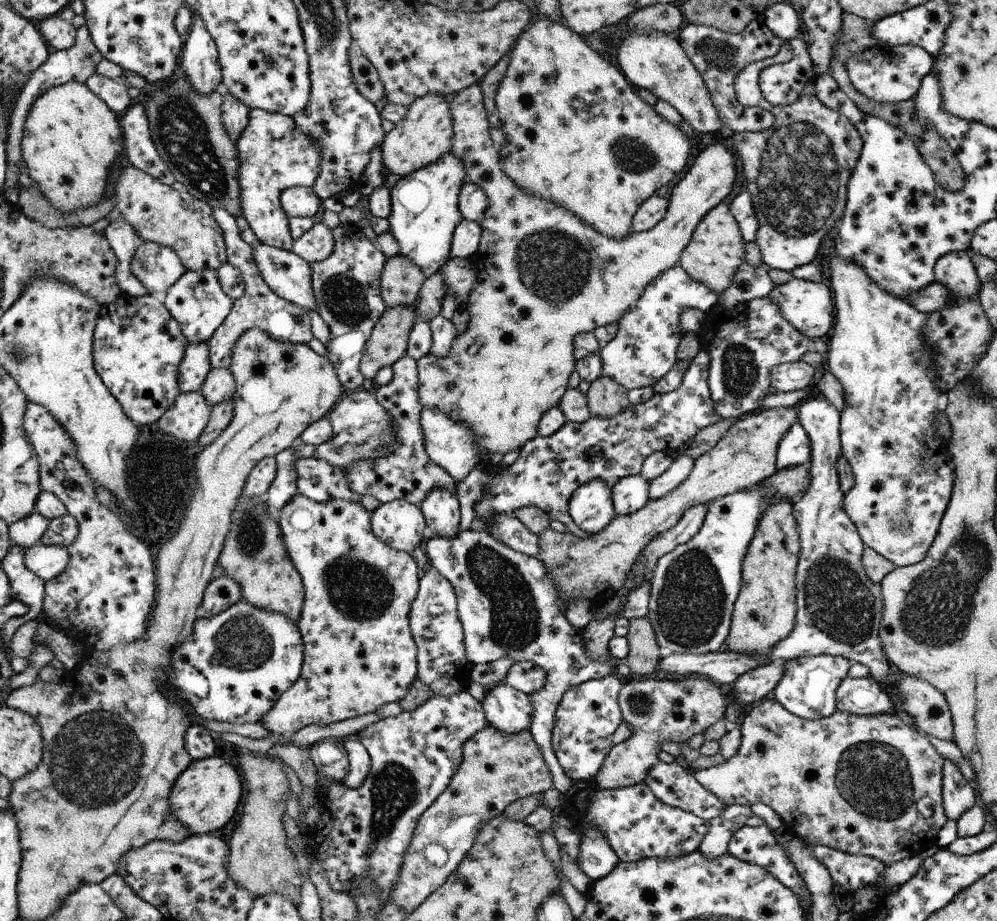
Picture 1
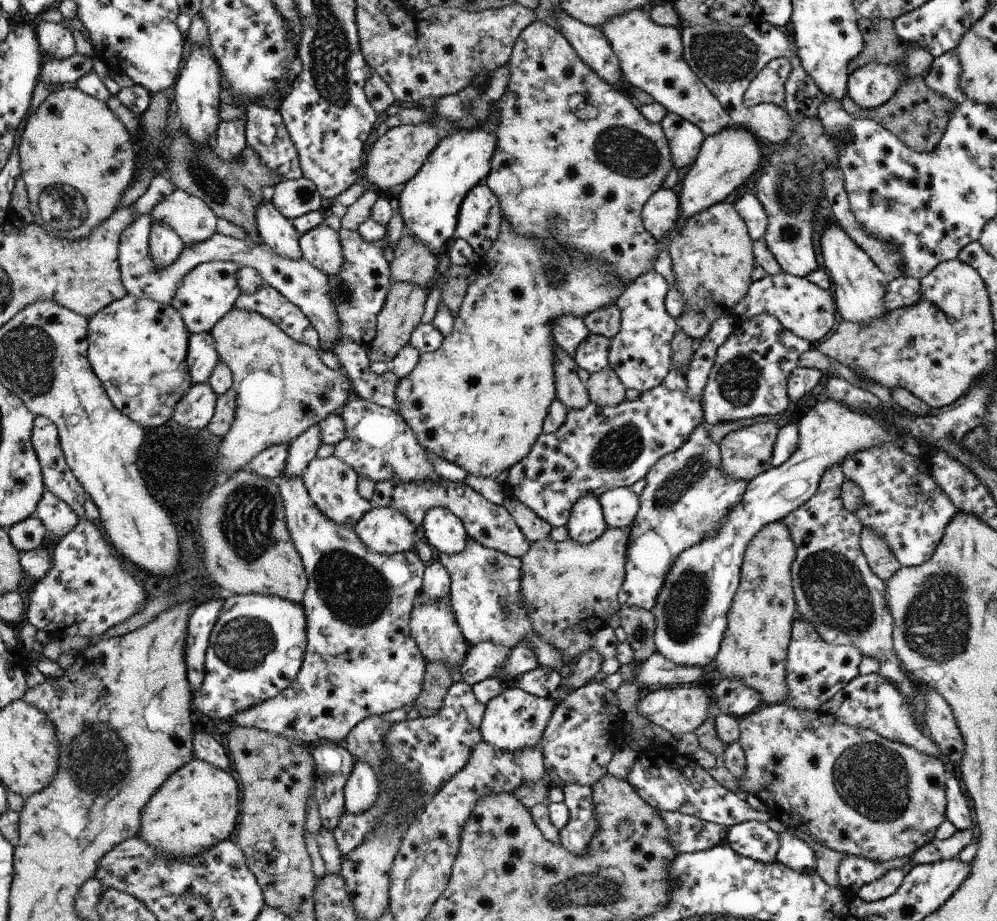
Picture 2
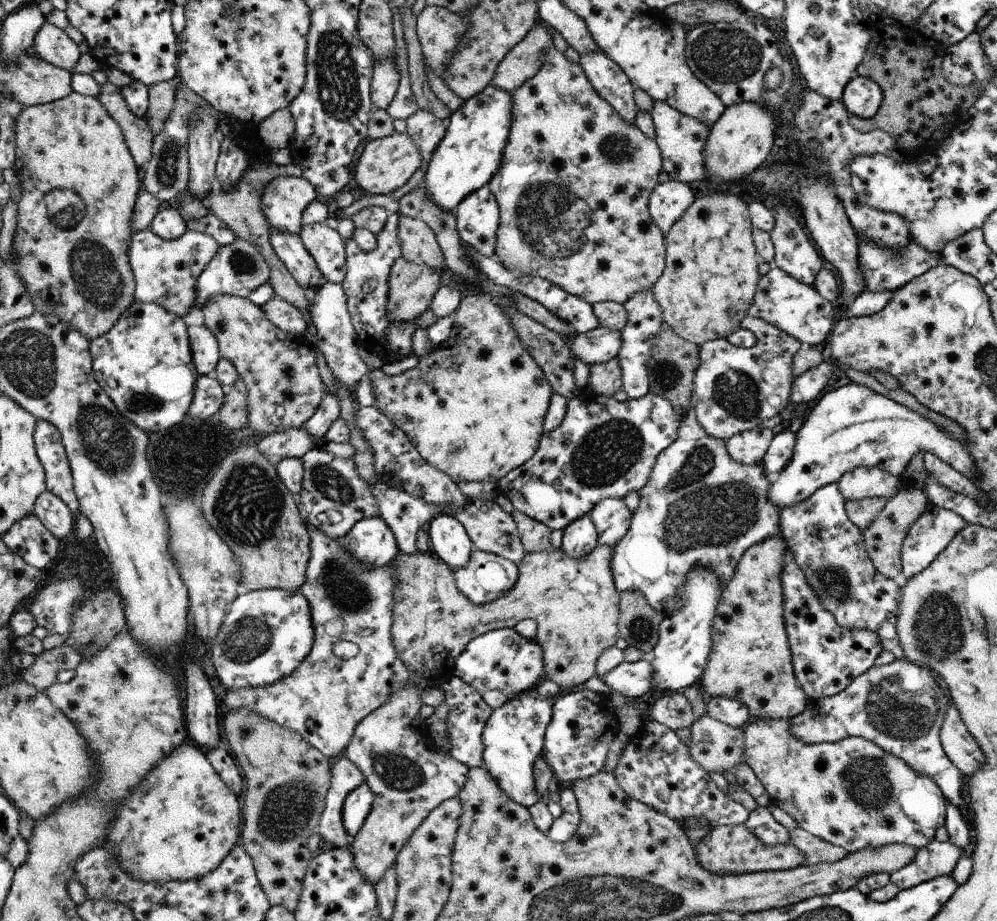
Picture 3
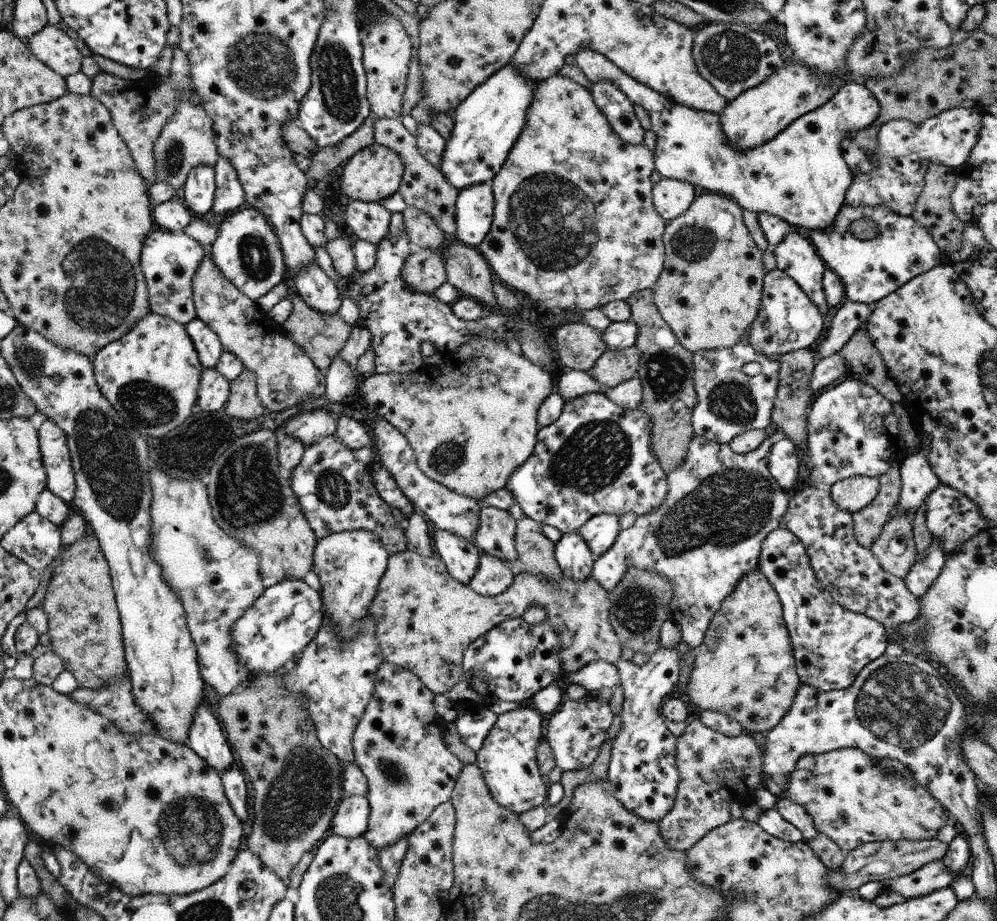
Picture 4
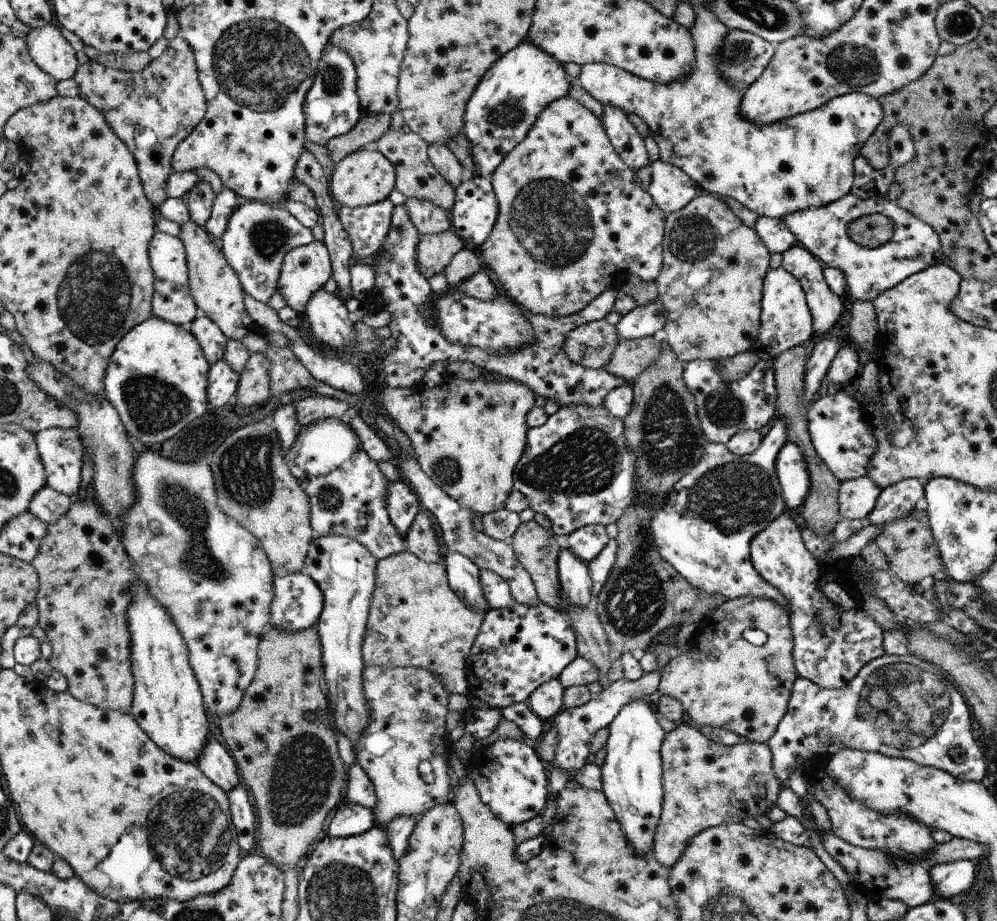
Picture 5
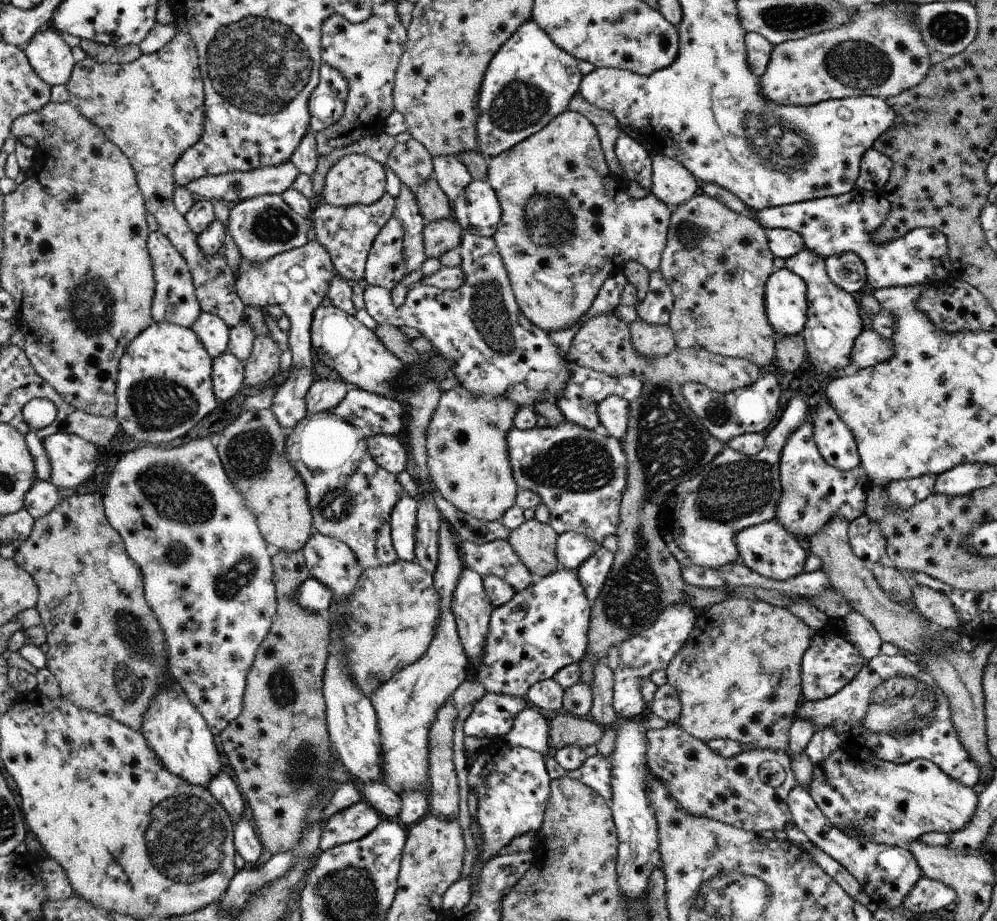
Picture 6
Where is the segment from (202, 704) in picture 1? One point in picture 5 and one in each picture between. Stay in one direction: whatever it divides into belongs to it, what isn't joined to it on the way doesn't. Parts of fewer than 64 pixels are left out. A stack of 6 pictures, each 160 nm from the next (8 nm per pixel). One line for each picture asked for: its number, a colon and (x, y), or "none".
2: (258, 644)
3: (267, 634)
4: (273, 632)
5: (298, 604)

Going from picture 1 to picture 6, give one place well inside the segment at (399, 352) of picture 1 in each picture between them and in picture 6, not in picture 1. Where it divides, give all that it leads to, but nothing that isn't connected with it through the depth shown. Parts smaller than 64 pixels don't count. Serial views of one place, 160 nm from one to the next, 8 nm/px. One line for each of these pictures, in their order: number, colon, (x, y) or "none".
2: (406, 303)
3: (413, 286)
4: (425, 270)
5: (435, 252)
6: (440, 236)

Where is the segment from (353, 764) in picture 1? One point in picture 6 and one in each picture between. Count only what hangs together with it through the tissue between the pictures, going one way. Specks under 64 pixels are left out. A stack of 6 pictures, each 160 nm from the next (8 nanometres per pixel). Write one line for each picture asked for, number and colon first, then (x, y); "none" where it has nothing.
2: (363, 787)
3: (357, 806)
4: (353, 817)
5: (351, 819)
6: (353, 823)

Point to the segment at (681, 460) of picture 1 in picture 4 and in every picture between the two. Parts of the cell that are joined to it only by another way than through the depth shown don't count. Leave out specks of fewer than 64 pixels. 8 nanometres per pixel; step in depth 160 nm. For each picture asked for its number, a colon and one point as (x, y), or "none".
2: (686, 499)
3: (700, 508)
4: (708, 534)

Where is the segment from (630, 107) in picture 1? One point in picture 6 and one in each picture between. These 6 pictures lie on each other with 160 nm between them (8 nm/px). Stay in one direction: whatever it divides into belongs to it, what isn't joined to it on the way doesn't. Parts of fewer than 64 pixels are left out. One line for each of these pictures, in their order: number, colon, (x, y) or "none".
2: (575, 161)
3: (575, 186)
4: (574, 228)
5: (572, 223)
6: (567, 227)

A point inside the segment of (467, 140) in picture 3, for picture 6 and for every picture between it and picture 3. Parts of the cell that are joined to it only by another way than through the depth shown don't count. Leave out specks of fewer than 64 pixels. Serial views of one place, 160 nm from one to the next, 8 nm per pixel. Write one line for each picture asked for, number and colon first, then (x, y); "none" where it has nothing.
4: (487, 125)
5: (514, 91)
6: (530, 82)

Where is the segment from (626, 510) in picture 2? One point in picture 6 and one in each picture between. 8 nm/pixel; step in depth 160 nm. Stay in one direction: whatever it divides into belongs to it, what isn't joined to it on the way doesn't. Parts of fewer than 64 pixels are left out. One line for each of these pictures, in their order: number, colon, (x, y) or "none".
3: (612, 518)
4: (601, 532)
5: (587, 543)
6: (574, 548)

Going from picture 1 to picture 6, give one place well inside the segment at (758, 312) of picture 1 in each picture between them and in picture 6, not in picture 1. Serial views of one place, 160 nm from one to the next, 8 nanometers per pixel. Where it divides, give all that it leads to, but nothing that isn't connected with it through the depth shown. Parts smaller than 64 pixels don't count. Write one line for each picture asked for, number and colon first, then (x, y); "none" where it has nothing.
2: (749, 378)
3: (736, 389)
4: (730, 402)
5: (725, 408)
6: (751, 410)

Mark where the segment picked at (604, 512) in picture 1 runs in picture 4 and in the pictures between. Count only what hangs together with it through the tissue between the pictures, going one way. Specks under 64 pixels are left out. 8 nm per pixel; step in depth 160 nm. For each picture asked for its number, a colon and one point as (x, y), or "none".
2: (586, 524)
3: (580, 538)
4: (575, 559)

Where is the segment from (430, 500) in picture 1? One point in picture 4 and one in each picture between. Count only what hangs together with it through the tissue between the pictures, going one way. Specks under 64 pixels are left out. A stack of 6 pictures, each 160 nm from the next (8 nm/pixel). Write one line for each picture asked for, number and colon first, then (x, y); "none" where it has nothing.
2: (444, 530)
3: (448, 537)
4: (461, 557)

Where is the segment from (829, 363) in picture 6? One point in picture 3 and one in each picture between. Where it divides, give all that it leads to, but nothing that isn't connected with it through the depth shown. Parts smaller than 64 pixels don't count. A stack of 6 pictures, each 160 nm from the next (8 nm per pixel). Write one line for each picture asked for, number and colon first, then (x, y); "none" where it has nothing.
3: (794, 253)
4: (796, 255)
5: (826, 306)

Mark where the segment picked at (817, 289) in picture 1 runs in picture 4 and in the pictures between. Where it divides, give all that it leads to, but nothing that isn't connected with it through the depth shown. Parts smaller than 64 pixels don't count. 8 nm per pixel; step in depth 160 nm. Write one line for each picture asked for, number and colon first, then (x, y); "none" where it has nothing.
2: (803, 307)
3: (795, 307)
4: (788, 320)

